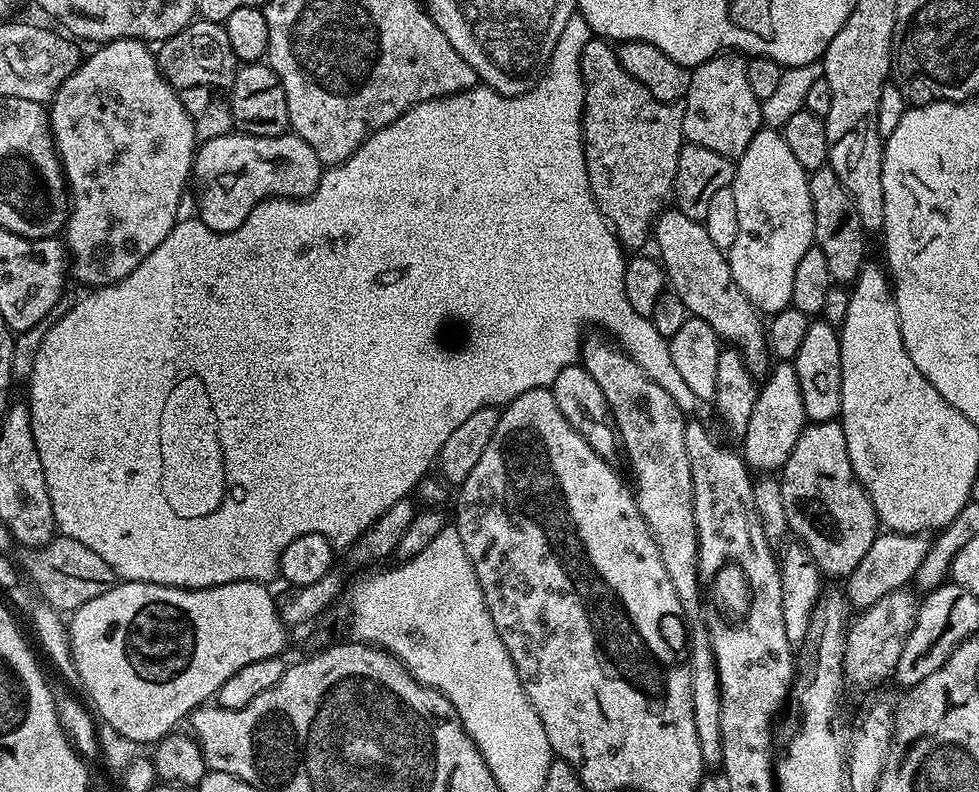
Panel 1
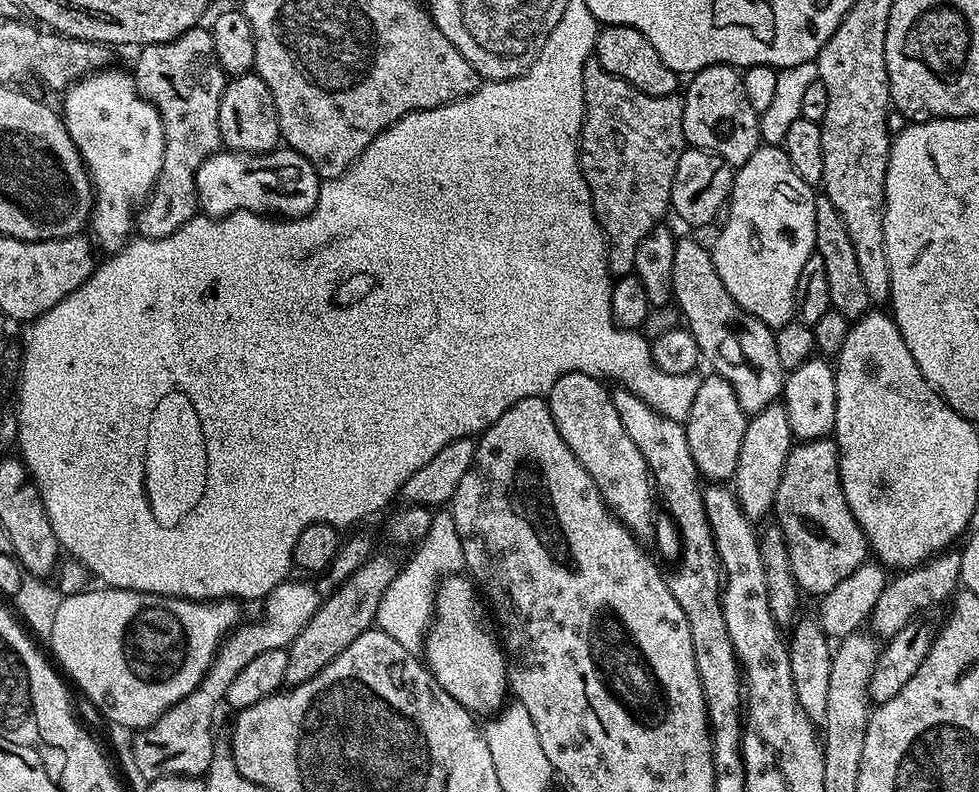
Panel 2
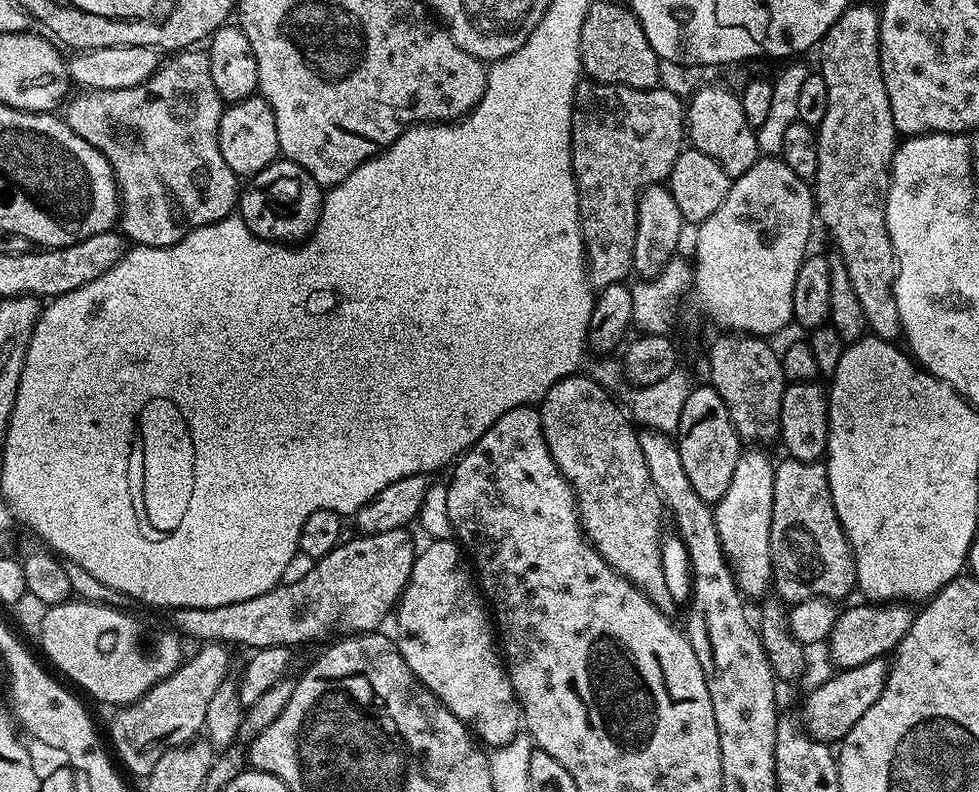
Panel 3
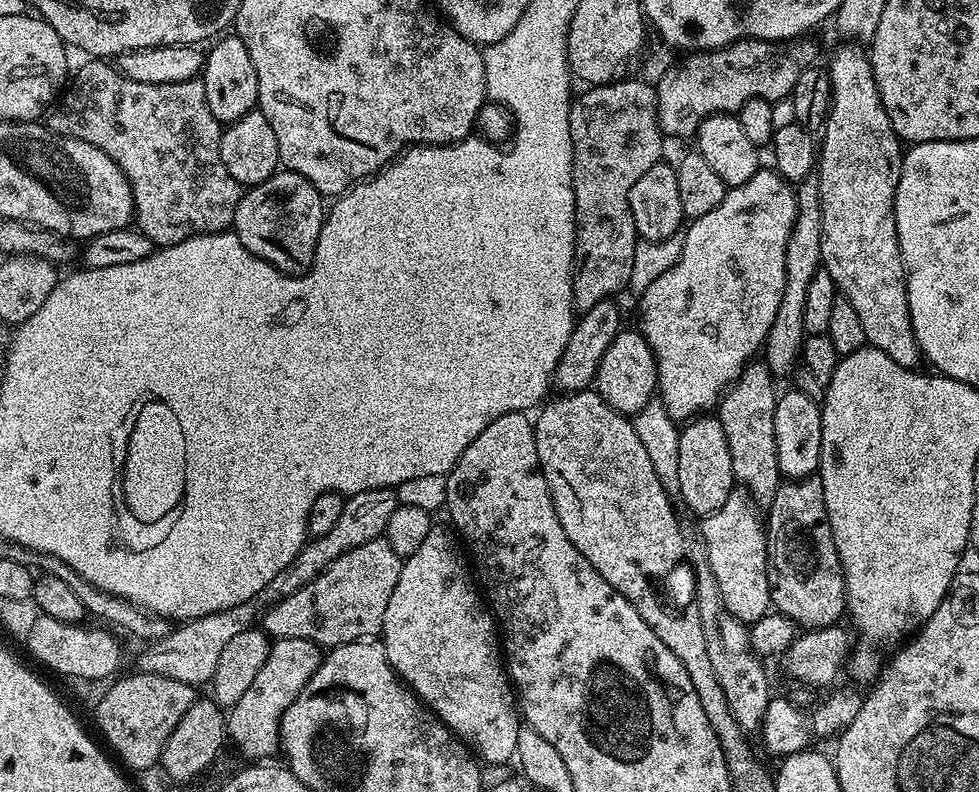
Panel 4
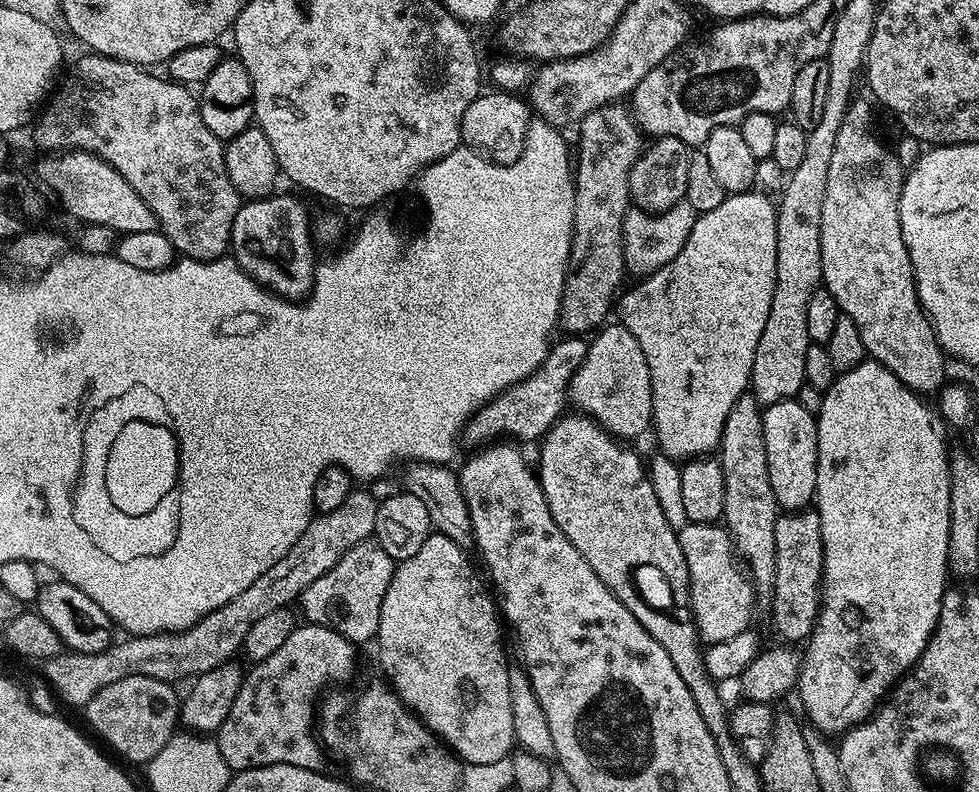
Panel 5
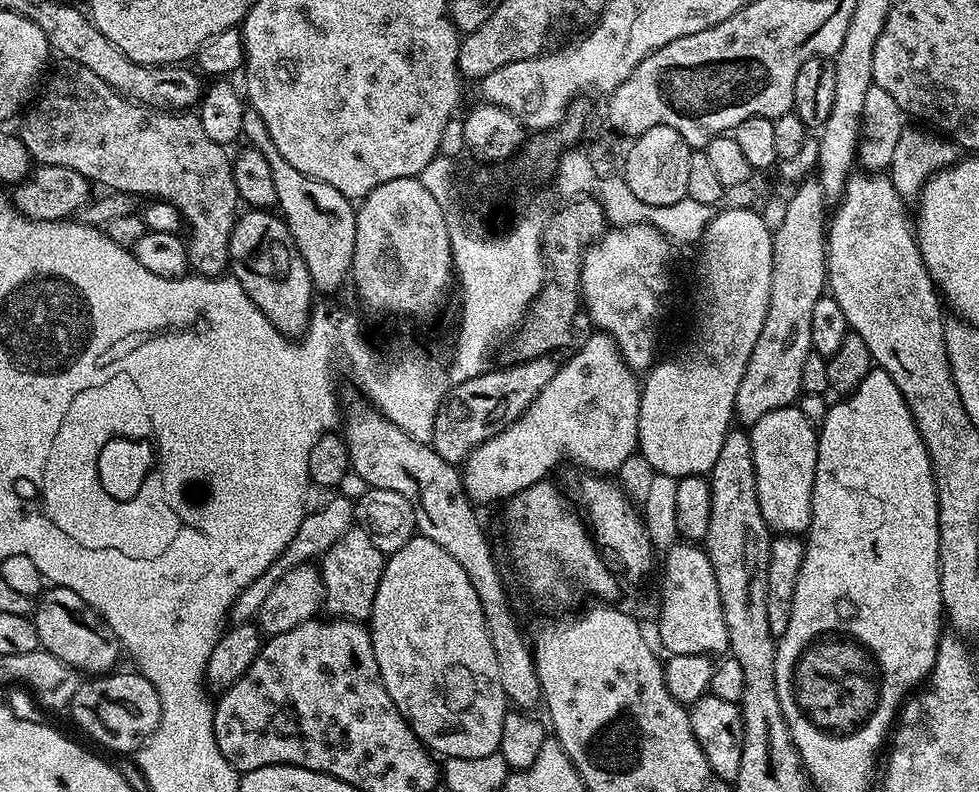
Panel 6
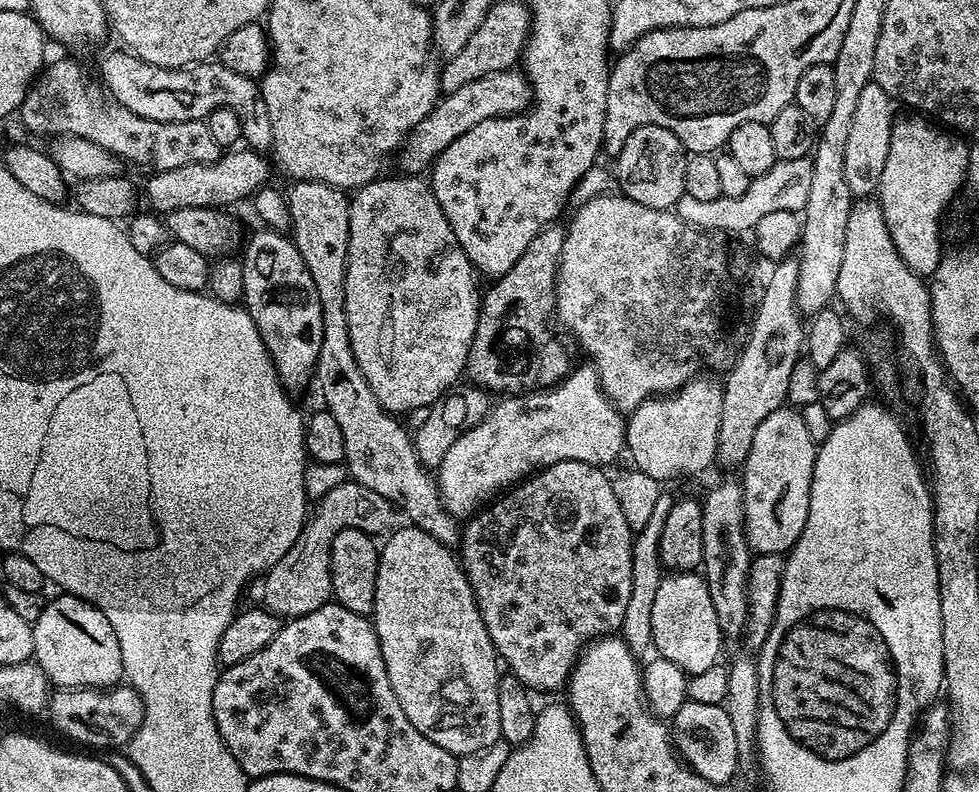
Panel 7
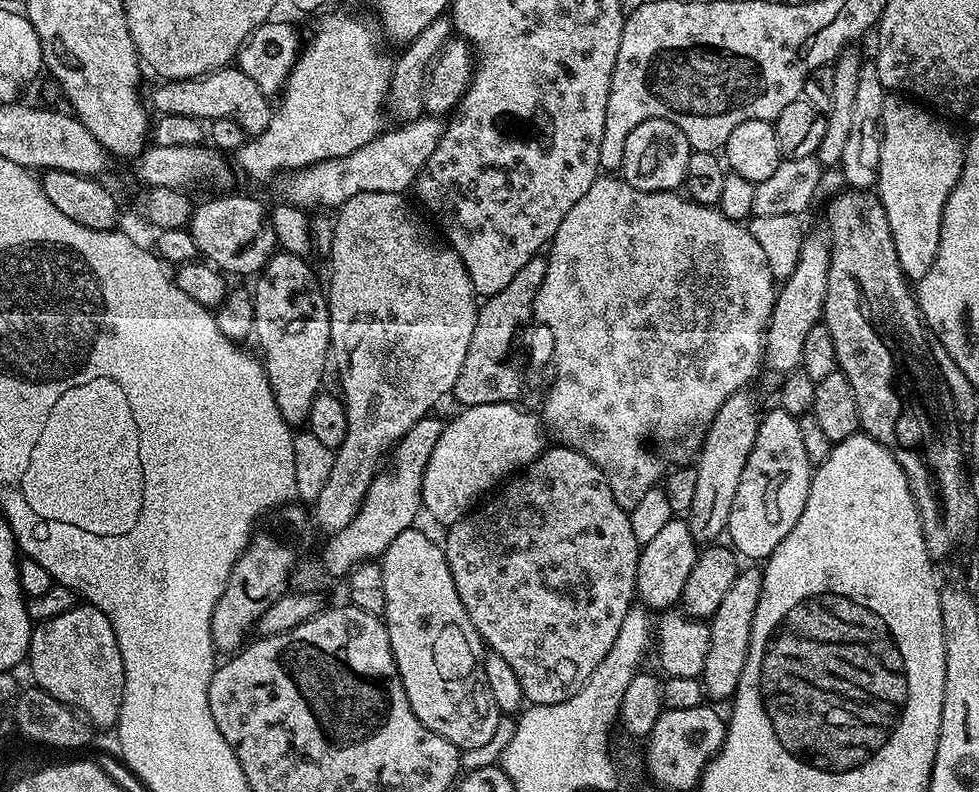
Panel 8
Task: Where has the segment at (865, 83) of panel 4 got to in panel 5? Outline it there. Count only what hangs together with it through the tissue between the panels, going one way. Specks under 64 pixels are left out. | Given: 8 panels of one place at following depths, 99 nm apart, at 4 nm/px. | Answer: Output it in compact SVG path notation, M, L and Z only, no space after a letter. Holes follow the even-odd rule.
M858 98L851 101L851 104L845 112L845 117L842 118L841 125L838 129L838 136L835 139L834 152L831 155L830 161L830 171L826 174L826 198L822 198L822 226L820 227L820 233L822 234L822 274L824 275L822 284L823 287L830 290L830 294L834 294L841 313L850 318L854 318L854 326L858 326L858 334L862 334L865 353L867 353L871 359L876 360L880 364L884 364L886 370L893 372L911 392L917 394L933 392L933 394L936 394L939 393L946 384L946 353L944 349L941 348L938 338L934 334L932 323L928 320L928 316L924 312L924 307L920 305L914 270L910 262L910 254L906 250L906 242L902 238L900 195L902 194L906 168L896 157L895 151L893 151L891 147L887 148L887 146L871 132L873 105L871 103L869 104L870 105L864 100L858 100Z

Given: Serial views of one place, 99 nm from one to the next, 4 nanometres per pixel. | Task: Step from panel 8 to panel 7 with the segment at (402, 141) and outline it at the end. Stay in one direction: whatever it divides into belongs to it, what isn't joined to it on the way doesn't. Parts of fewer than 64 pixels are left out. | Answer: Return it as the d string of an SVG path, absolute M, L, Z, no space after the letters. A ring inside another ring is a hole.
M520 70L491 72L486 74L486 78L478 78L459 90L441 95L430 114L426 114L426 118L414 126L414 130L400 145L399 171L404 174L420 174L423 173L423 168L424 171L431 169L433 162L440 157L442 150L446 150L446 146L450 146L450 142L454 142L454 138L462 138L462 134L466 134L466 130L474 130L478 122L486 122L498 116L516 116L529 107L532 101L528 77Z

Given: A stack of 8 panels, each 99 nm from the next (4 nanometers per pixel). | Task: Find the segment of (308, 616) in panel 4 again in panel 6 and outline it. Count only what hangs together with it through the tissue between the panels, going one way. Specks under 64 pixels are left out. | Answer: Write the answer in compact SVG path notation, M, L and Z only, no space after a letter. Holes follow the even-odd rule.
M353 526L330 546L330 550L324 553L318 567L320 577L324 580L325 609L329 608L331 615L336 618L364 622L371 617L374 606L374 594L378 594L378 582L382 582L382 570L384 569L385 553L370 542L370 534L359 526Z

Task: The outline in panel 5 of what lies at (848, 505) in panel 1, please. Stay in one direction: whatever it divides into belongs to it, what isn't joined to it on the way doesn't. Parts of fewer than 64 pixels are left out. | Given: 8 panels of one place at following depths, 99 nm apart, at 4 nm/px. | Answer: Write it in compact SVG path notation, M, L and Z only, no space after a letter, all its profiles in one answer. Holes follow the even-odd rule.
M801 510L799 512L784 512L777 515L776 525L774 526L774 586L772 587L772 607L770 615L772 615L772 624L785 636L785 641L796 642L792 640L807 641L812 635L814 626L816 625L816 616L820 612L820 580L824 576L824 551L822 550L822 526L820 525L820 516L814 510Z

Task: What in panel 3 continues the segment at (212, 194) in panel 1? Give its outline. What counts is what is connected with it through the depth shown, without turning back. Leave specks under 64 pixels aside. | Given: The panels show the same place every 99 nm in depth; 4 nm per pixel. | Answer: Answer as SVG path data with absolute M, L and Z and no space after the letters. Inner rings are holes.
M278 158L266 170L251 177L247 181L248 189L241 191L238 196L238 214L250 226L250 230L258 238L263 240L275 240L278 244L295 245L303 242L311 236L316 228L316 223L320 221L320 215L324 209L325 193L322 186L302 166L298 166L292 160Z

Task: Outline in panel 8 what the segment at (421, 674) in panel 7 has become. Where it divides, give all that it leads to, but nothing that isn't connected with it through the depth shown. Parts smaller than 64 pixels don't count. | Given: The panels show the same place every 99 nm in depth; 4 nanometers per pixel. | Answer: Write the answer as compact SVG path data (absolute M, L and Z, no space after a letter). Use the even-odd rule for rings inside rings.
M413 526L402 530L402 534L398 534L394 542L390 542L390 546L378 560L384 591L382 619L390 638L390 650L394 654L406 698L410 698L410 710L414 710L418 722L434 730L434 734L446 738L455 748L484 750L487 749L494 730L498 730L502 715L486 682L486 645L470 622L466 606L462 606L462 598L458 598L458 590L454 586L443 547L437 541L435 544L426 533L419 532L418 529L419 527Z

